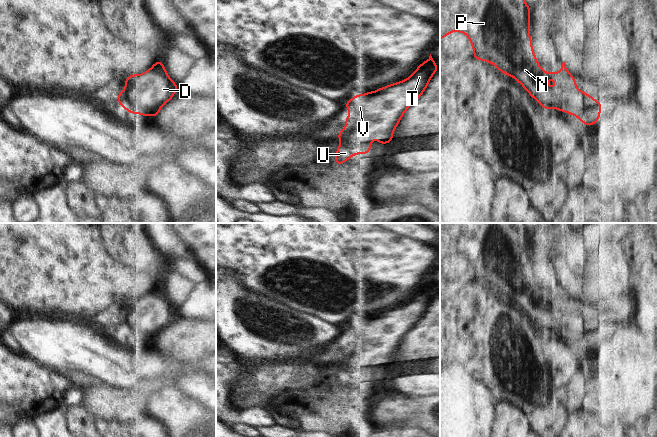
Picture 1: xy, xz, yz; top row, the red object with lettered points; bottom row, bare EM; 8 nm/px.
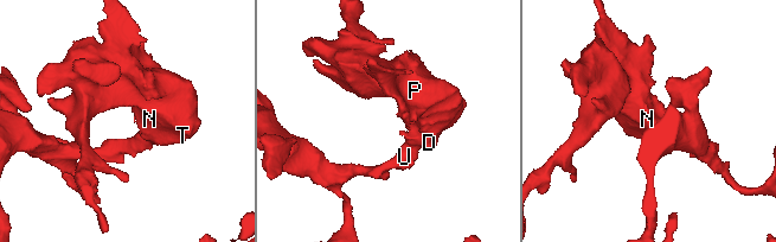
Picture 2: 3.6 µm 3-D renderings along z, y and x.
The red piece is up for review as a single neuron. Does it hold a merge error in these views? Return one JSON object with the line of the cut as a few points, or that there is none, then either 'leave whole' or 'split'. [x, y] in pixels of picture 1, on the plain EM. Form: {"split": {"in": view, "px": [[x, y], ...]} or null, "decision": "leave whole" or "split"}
{"split": null, "decision": "leave whole"}

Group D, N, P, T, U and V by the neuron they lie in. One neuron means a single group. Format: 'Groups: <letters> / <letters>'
Groups: D N P T U V.

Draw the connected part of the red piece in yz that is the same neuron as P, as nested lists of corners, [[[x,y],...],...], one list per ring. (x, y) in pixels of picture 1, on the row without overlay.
[[[440,223],[440,264],[452,256],[464,257],[471,267],[474,284],[491,287],[498,295],[514,302],[546,335],[556,333],[577,341],[585,350],[595,349],[600,342],[602,327],[577,312],[565,286],[558,296],[548,297],[541,292],[530,261],[530,235],[525,223]]]

